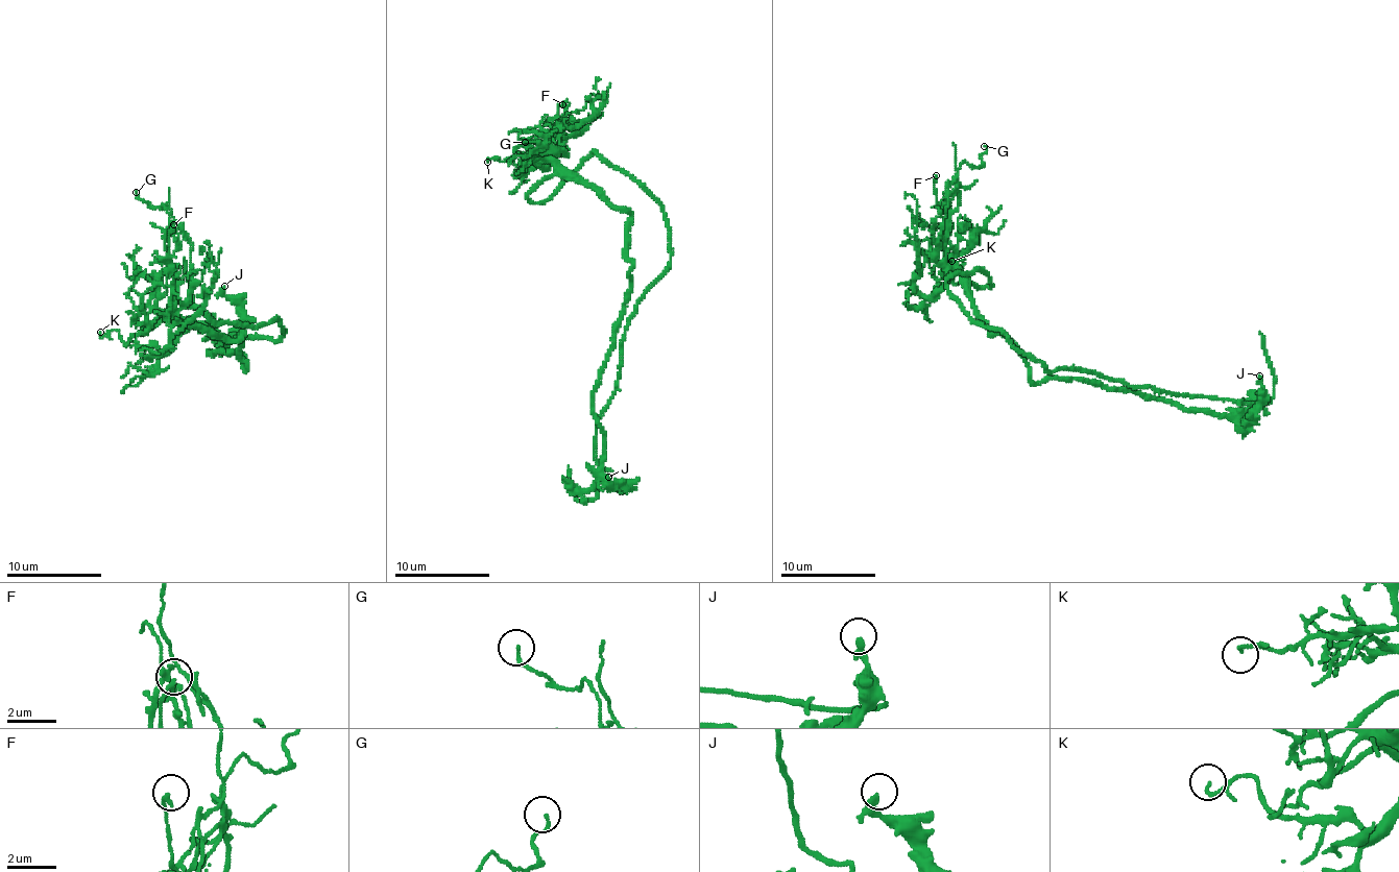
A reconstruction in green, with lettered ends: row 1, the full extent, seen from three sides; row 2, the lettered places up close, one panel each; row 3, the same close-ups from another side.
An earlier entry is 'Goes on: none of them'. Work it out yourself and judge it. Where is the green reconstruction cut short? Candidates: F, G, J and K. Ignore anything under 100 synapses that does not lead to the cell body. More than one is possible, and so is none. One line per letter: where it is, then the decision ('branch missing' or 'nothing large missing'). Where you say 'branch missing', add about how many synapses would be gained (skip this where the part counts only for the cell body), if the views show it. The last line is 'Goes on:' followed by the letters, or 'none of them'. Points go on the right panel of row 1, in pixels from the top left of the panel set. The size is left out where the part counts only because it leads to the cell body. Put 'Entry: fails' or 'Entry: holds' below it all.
F: at (936, 175); nothing large missing
G: at (984, 146); nothing large missing
J: at (1259, 376); nothing large missing
K: at (951, 261); nothing large missing
Goes on: none of them
Entry: holds

